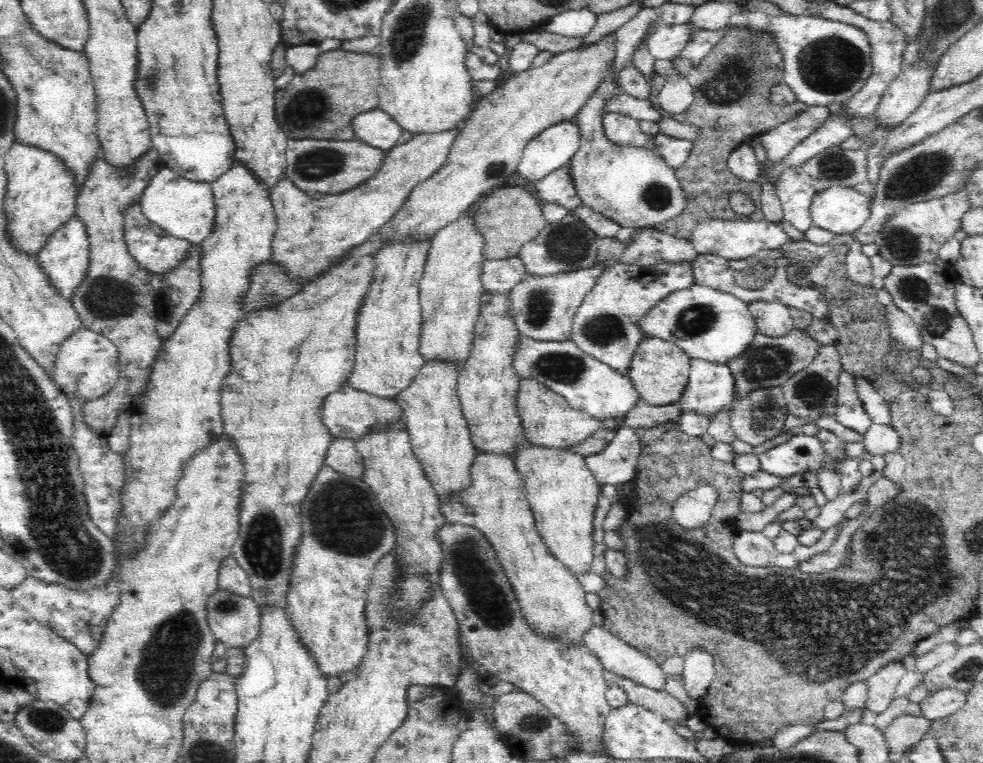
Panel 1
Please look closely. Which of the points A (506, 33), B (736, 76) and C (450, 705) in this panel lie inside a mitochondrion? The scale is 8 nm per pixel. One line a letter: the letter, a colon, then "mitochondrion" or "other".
A: other
B: mitochondrion
C: other

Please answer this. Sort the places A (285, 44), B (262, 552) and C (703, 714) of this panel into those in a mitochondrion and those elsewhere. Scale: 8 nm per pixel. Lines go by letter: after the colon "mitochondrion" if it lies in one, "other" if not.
A: other
B: mitochondrion
C: other

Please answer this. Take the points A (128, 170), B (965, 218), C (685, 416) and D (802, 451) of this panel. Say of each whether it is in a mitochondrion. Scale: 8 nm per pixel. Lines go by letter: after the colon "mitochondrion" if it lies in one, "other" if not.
A: other
B: other
C: other
D: other

